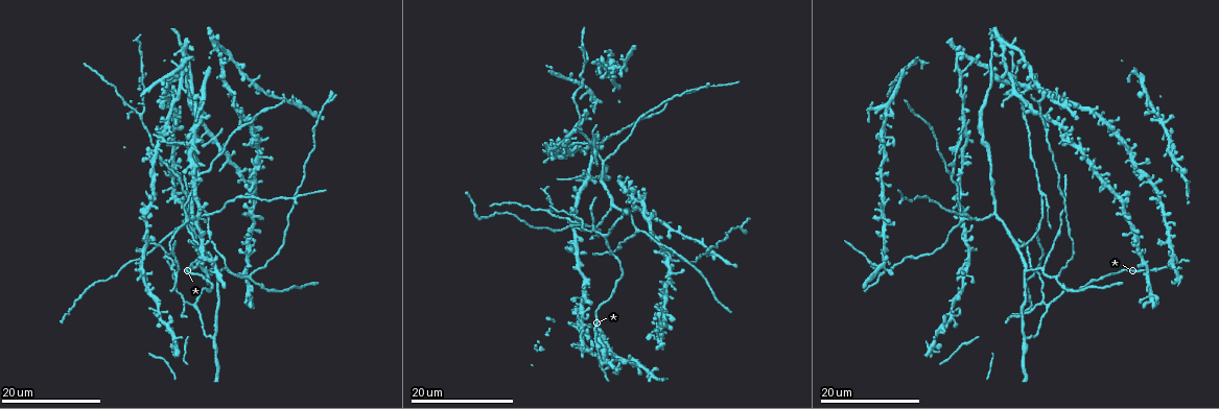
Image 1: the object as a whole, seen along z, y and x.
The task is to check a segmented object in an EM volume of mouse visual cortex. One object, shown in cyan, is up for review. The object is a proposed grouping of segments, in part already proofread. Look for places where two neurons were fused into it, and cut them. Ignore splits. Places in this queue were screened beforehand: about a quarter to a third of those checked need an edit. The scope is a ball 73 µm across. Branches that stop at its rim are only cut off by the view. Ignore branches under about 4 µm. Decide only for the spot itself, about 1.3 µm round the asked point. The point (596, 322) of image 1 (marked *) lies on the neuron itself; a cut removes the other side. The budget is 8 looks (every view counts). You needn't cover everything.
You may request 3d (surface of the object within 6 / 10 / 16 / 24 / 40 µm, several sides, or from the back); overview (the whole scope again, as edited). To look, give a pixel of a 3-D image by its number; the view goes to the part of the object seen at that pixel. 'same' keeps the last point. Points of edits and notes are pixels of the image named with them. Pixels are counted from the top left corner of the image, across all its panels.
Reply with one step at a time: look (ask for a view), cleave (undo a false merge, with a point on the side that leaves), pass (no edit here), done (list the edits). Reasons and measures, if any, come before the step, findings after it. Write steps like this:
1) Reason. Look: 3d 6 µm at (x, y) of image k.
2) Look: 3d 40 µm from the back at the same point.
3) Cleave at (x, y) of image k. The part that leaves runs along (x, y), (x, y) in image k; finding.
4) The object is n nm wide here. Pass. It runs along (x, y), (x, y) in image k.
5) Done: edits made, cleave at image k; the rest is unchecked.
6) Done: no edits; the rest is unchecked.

Three arms meet. Look: 3d 24 µm at (1026, 268) of image 1.

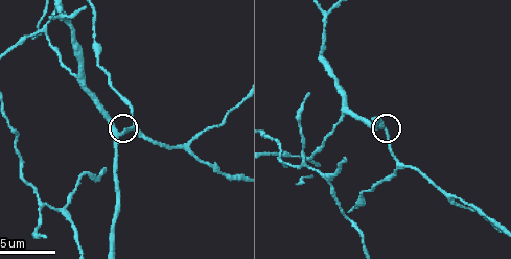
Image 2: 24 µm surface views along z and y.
Look: 3d 6 µm at (120, 132) of image 2.

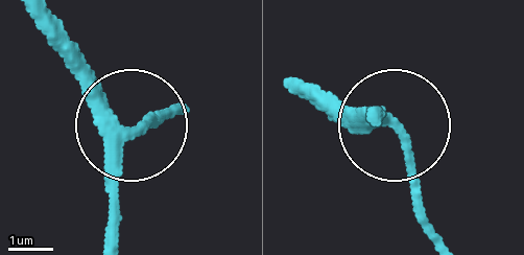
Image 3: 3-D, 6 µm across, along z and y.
3 arms meet here. Pass. It runs along (108, 232), (112, 154), (141, 119), (171, 119) in image 3; one neuron here.

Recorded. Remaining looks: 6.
Three arms meet. Look: 3d 10 µm at (304, 164) of image 2.

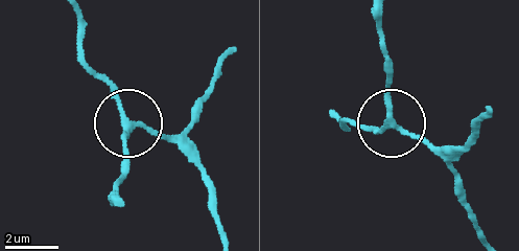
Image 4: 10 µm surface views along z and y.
Closer look. Look: 3d 6 µm at (127, 119) of image 4.

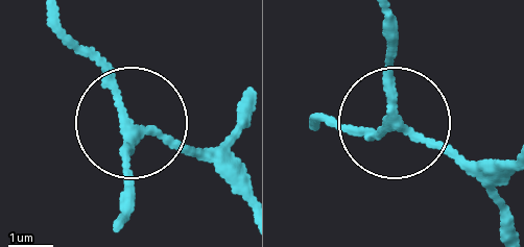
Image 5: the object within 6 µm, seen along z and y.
The side arm is 8 µm long. Pass. It runs along (242, 118), (201, 151), (138, 125), (123, 215) in image 5; continuous, no second neuron.

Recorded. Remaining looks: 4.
Three arms meet. Look: 3d 24 µm at (214, 336) of image 1.

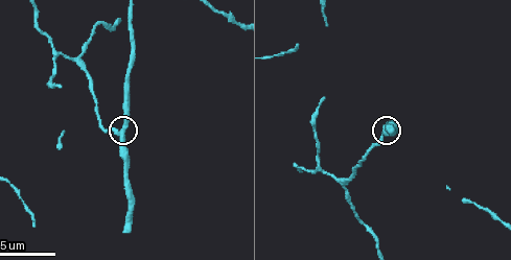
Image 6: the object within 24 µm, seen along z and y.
Zoom in. Look: 3d 10 µm at (121, 130) of image 6.

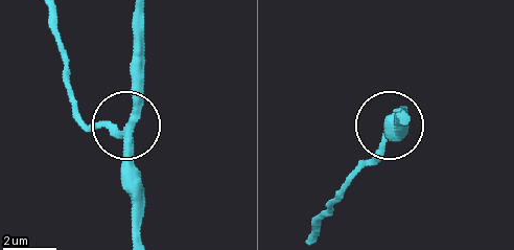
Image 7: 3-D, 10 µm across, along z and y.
The object is 290 nm wide here. Pass. One neuron here.

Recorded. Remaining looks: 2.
Three arms meet. Look: 3d 16 µm at (199, 172) of image 1.

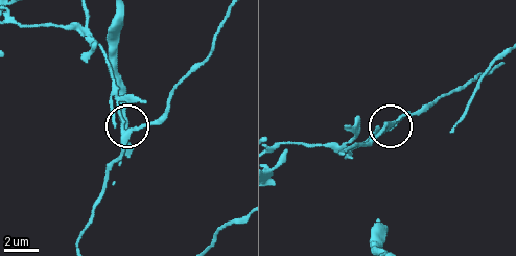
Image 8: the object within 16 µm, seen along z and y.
Look: 3d 10 µm at (126, 133) of image 8.

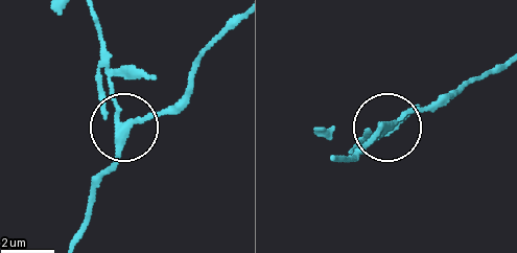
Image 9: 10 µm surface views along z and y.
3 arms meet here. Cleave at (112, 86) of image 9. The part that leaves runs along (117, 119), (110, 61), (94, 14) in image 9; two neurons meet here.

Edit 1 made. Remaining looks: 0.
Done: edits made, cleave at image 9; the rest is unchecked.

